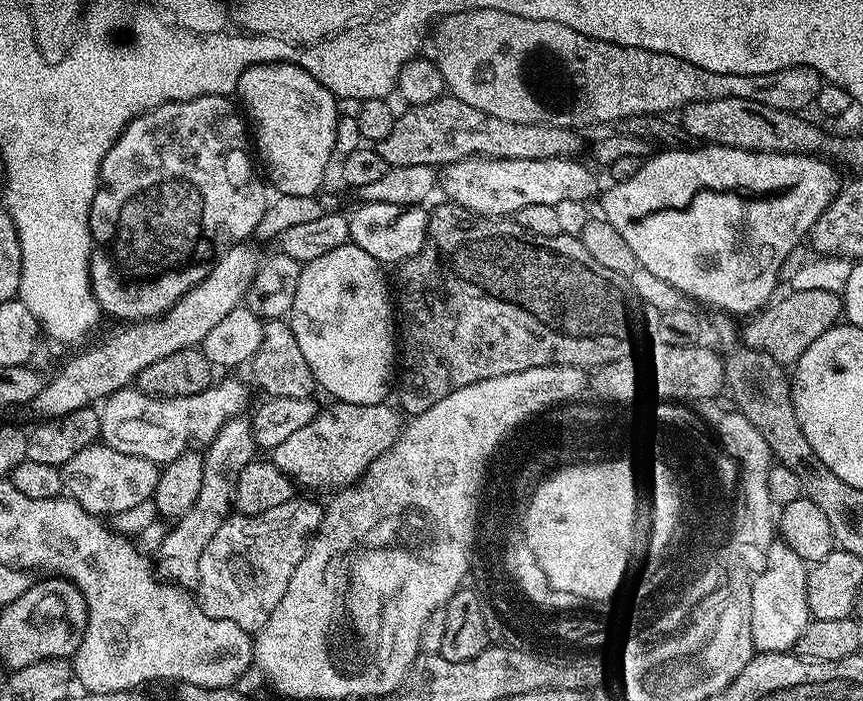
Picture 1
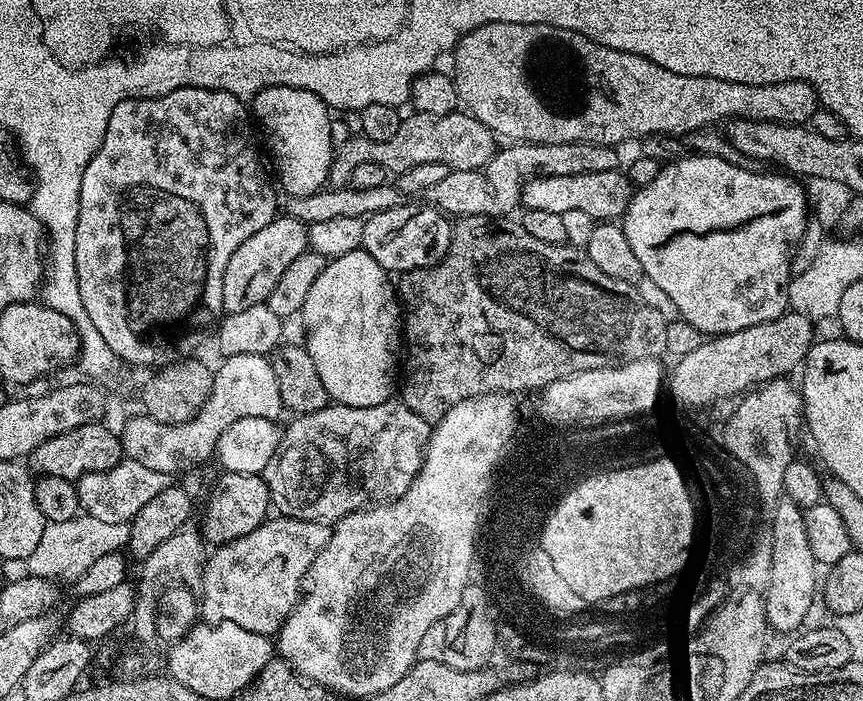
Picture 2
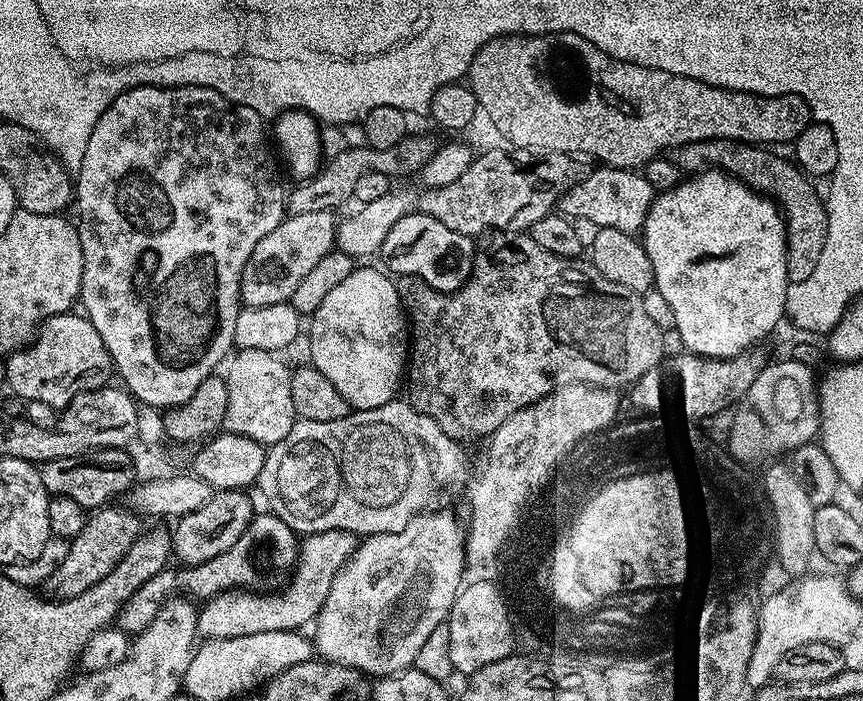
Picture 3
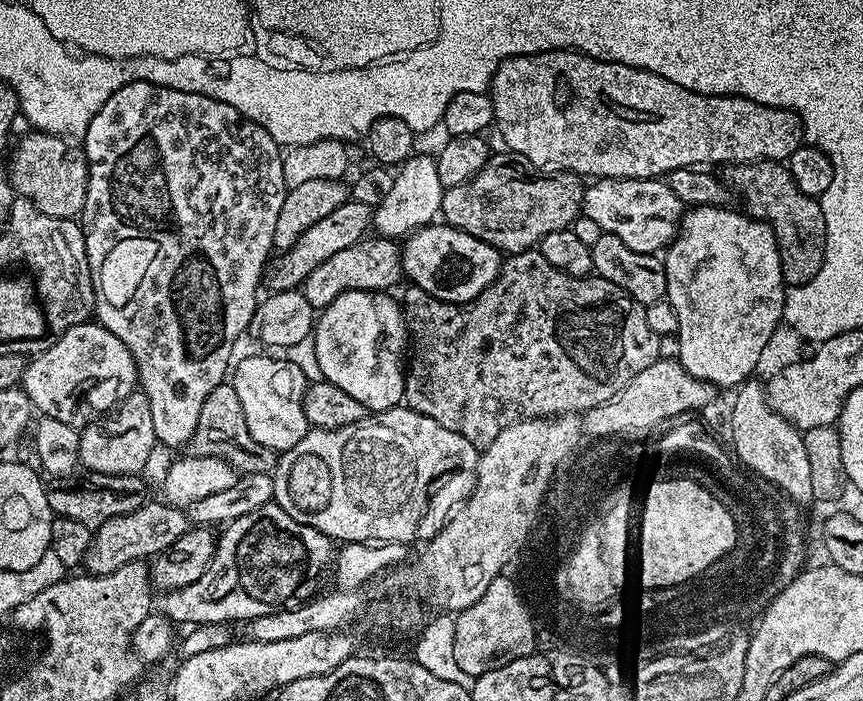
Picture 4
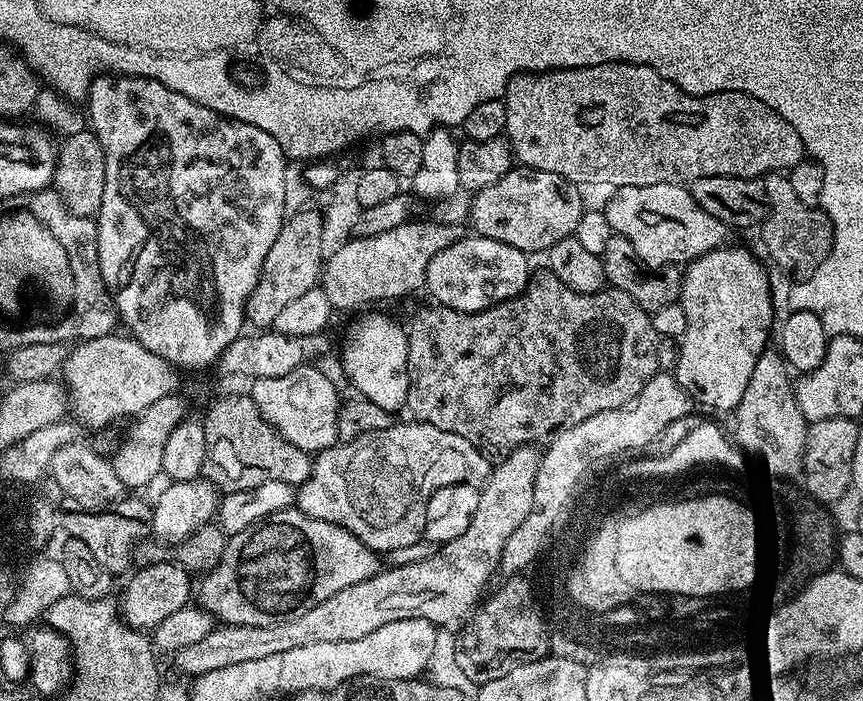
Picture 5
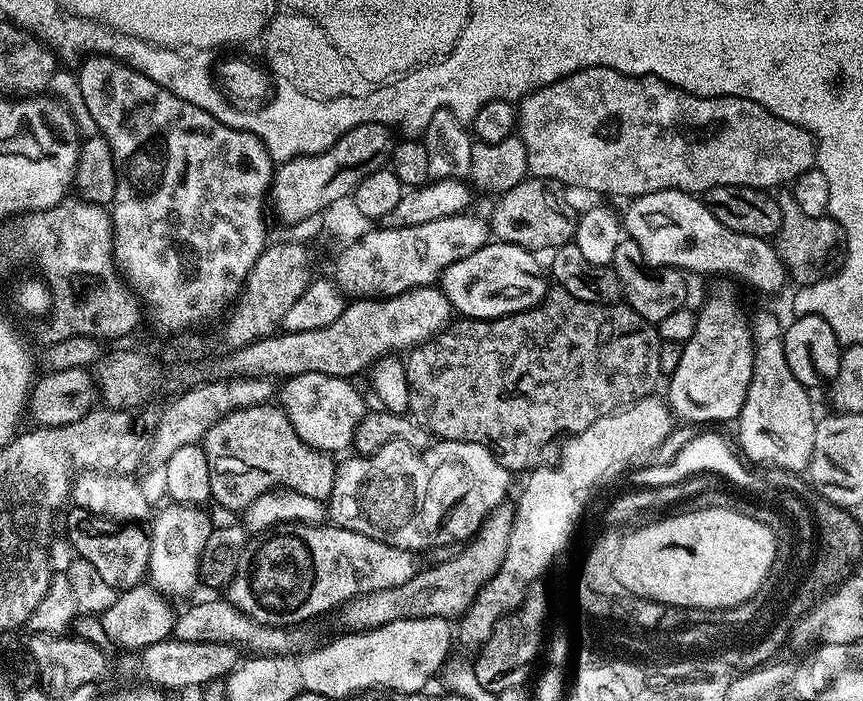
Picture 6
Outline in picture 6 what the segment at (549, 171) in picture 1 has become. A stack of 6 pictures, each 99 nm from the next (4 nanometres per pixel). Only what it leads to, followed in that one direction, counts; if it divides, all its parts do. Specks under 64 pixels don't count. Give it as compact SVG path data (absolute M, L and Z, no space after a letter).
M677 188L658 190L654 194L642 194L627 201L628 209L622 212L622 228L627 239L636 243L637 253L643 263L648 266L678 268L685 273L705 272L708 276L733 276L744 284L749 284L756 292L776 292L786 284L784 262L776 252L775 243L762 236L742 234L738 230L730 230L714 218L707 203L699 195L683 192Z

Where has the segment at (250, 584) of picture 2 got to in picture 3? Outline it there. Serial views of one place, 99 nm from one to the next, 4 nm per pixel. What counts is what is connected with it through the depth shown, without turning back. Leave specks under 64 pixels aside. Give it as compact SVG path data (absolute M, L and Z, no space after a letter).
M326 530L307 533L299 541L296 566L287 584L278 592L262 593L247 590L219 592L211 600L203 601L194 625L195 631L205 641L242 638L250 634L267 632L295 632L303 624L311 625L326 600L338 570L351 558L358 537L354 532Z

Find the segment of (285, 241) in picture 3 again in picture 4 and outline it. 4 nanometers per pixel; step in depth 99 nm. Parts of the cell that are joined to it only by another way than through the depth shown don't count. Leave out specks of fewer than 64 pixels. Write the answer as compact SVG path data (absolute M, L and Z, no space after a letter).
M349 199L348 203L338 206L338 210L334 210L334 214L322 218L310 231L305 232L296 241L293 248L283 249L268 260L264 266L263 287L268 288L269 293L291 292L299 289L303 285L304 279L310 274L310 270L314 270L314 266L322 266L322 262L326 262L326 258L338 254L338 250L346 250L346 246L359 244L369 235L373 224L374 209L357 200Z

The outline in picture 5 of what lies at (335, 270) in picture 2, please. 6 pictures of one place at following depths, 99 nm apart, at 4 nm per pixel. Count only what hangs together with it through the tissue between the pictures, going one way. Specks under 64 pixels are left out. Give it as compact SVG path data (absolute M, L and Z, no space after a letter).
M368 310L363 313L364 317L360 316L357 318L356 322L353 324L352 329L348 332L348 337L344 340L344 349L340 352L340 364L344 367L344 372L348 375L348 380L357 388L359 395L363 399L374 402L374 406L382 406L382 410L391 412L393 414L399 413L399 408L403 409L408 403L408 334L405 327L399 324L396 320L391 320L388 316L383 316L380 310Z

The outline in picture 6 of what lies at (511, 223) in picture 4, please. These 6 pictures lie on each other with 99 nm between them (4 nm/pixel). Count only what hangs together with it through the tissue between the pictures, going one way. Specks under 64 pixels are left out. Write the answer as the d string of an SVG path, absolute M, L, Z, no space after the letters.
M525 178L509 192L499 193L496 205L490 215L490 232L499 243L517 244L529 250L548 248L555 250L573 239L576 220L568 213L566 205L560 201L557 189L551 183L539 178Z

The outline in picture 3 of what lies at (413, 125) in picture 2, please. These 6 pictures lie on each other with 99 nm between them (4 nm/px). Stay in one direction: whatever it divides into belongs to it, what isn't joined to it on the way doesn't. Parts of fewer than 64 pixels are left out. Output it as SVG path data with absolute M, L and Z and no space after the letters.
M409 134L404 140L390 150L374 150L370 147L345 147L332 161L325 163L316 175L310 179L297 183L296 189L289 191L286 196L286 208L291 215L306 214L314 210L336 210L339 204L349 203L354 194L354 185L358 178L367 172L386 174L389 178L408 176L411 172L419 173L426 161L431 160L434 144L424 136Z

